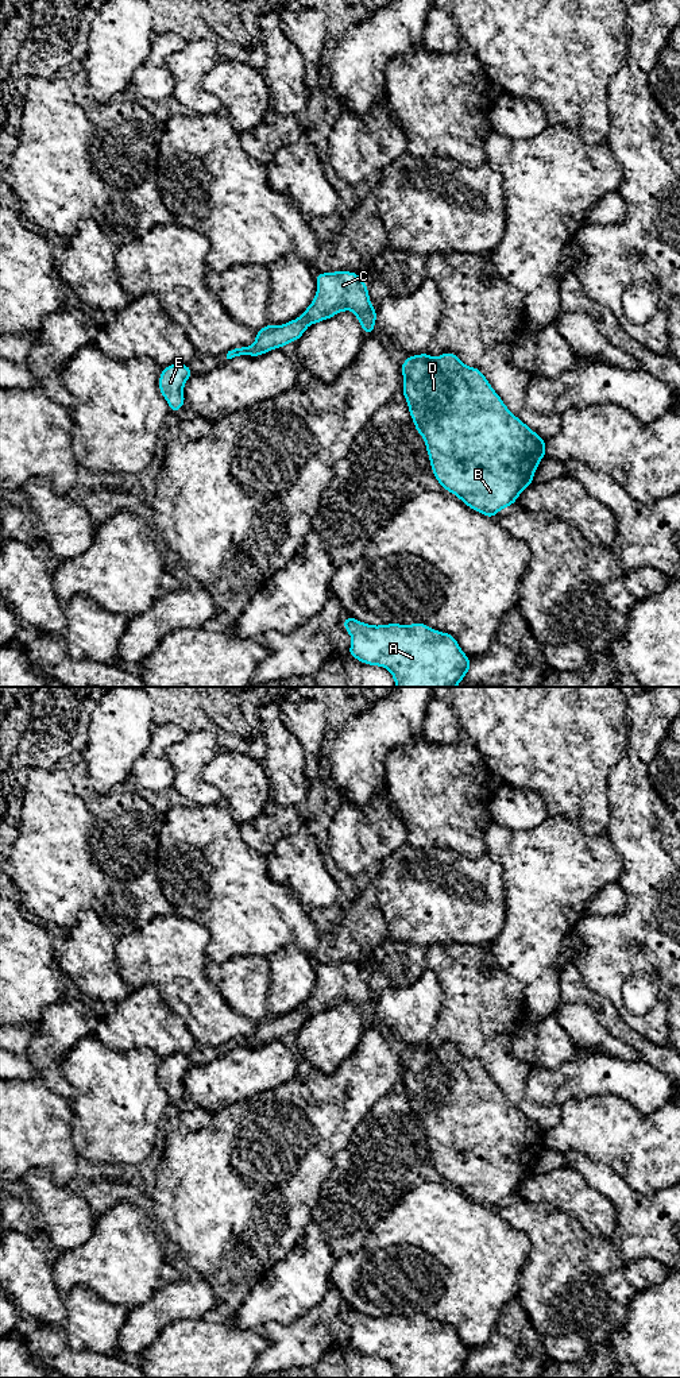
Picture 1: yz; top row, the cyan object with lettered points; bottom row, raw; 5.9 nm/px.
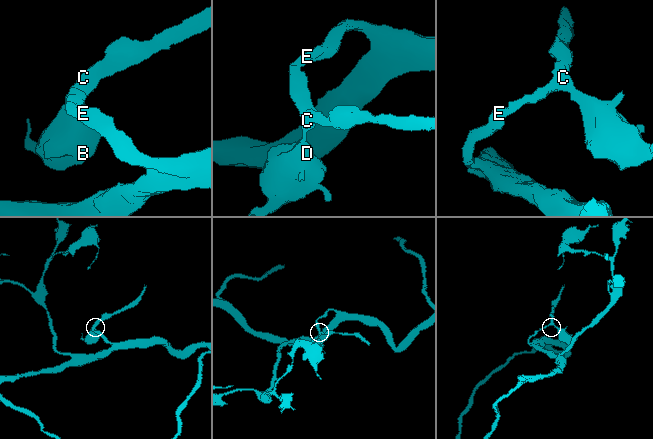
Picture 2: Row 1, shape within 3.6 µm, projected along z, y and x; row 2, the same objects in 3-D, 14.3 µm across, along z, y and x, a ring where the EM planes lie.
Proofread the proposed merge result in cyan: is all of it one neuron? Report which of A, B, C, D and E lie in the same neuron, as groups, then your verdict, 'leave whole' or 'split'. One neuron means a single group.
A B C D E; leave whole

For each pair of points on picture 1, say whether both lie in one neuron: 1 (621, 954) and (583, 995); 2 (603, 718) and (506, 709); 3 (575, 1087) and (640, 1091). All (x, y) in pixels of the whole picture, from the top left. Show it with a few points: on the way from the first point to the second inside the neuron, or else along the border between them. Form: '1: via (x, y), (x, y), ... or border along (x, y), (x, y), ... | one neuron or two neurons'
1: border along (574, 962), (582, 980), (603, 995), (614, 1008) | two neurons
2: via (579, 718), (553, 718), (544, 709), (530, 709) | one neuron
3: via (591, 1084), (624, 1084) | one neuron

